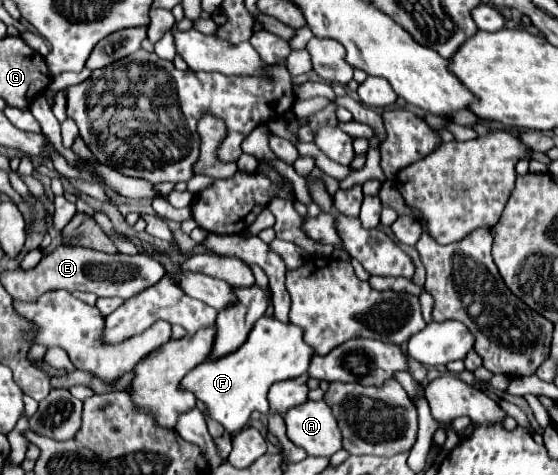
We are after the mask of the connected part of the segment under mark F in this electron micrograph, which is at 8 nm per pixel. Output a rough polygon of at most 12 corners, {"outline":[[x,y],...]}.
{"outline":[[261,317],[235,353],[181,381],[227,435],[269,387],[305,375],[299,327]]}

